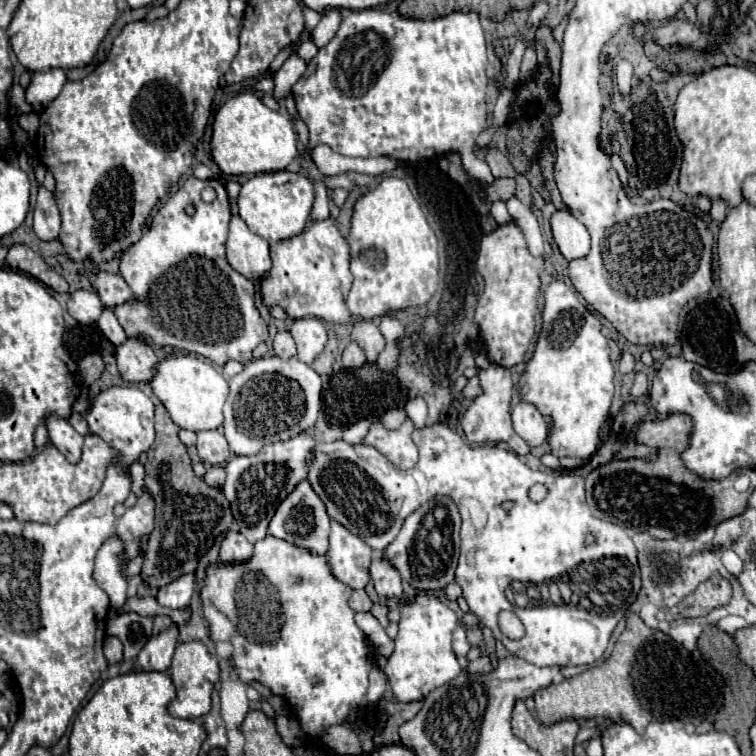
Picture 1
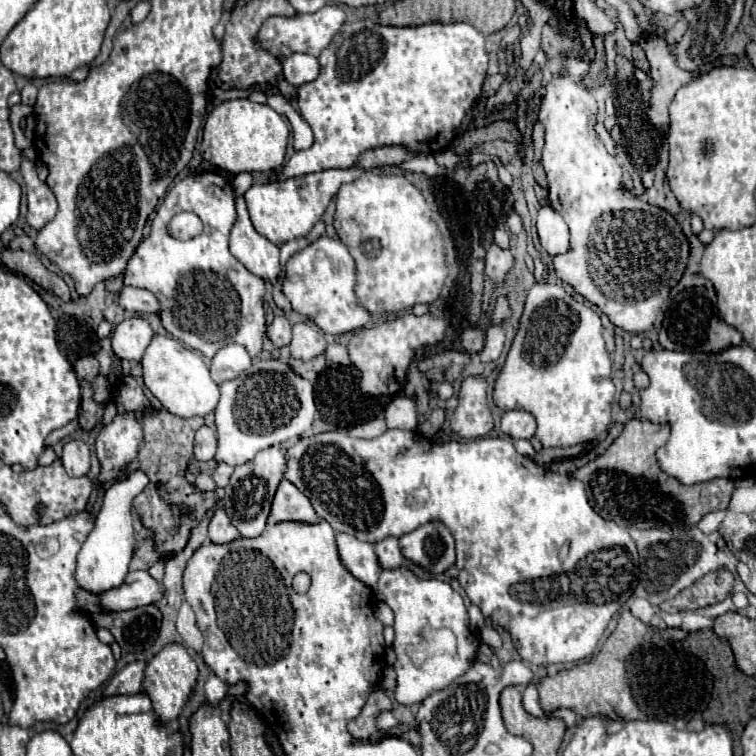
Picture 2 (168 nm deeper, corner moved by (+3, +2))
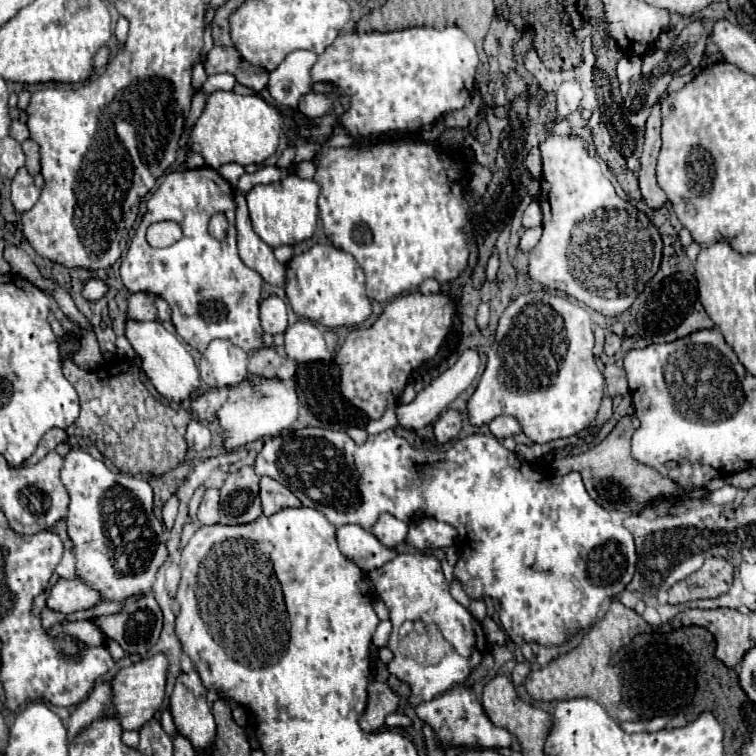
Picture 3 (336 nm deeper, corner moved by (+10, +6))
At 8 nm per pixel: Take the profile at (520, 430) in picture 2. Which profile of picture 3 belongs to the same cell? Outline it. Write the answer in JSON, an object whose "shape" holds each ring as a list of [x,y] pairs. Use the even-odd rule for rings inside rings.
{"shape":[[[502,415],[502,417],[496,417],[490,421],[490,433],[494,437],[498,437],[500,441],[506,439],[506,437],[516,437],[520,433],[520,425],[514,417],[508,417],[508,415]]]}

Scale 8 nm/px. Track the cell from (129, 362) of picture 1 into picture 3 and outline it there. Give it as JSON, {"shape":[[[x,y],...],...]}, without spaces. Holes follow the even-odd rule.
{"shape":[[[138,291],[138,293],[132,293],[130,299],[128,299],[128,317],[130,319],[136,319],[136,321],[150,321],[150,319],[156,319],[158,313],[156,313],[156,305],[154,305],[154,295],[152,293],[146,293],[146,291]]]}

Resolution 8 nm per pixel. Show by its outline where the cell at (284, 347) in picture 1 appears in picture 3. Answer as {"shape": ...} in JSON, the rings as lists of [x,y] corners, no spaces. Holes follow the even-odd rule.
{"shape":[[[270,295],[268,299],[264,299],[260,303],[260,321],[262,321],[262,329],[266,333],[270,333],[270,335],[284,333],[288,327],[286,303],[276,295]]]}

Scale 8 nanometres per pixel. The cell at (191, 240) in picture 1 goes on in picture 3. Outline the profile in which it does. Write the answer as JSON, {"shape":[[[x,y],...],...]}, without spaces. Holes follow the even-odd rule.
{"shape":[[[200,167],[200,169],[186,169],[186,171],[176,171],[166,175],[162,185],[156,189],[156,193],[148,199],[146,213],[142,217],[142,223],[138,225],[132,245],[122,259],[120,265],[120,277],[124,287],[130,293],[136,291],[150,291],[172,307],[172,323],[178,331],[178,335],[194,349],[200,353],[208,347],[210,341],[214,339],[230,339],[234,345],[244,349],[246,353],[256,351],[262,347],[262,327],[260,327],[260,317],[258,317],[258,301],[260,301],[260,291],[262,291],[262,277],[248,269],[242,259],[238,257],[236,249],[236,229],[234,229],[234,191],[232,185],[220,177],[218,171],[210,167]],[[214,213],[224,213],[228,217],[228,237],[224,241],[214,239],[208,231],[206,225]],[[156,221],[176,221],[182,227],[182,239],[176,241],[170,247],[164,249],[154,249],[146,241],[146,229],[156,223]]]}

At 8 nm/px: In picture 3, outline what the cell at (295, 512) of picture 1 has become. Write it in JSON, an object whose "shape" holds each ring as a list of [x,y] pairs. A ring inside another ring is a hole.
{"shape":[[[270,477],[260,479],[260,501],[262,501],[264,515],[274,515],[276,511],[280,511],[284,507],[302,505],[292,491],[288,491],[284,485],[280,485],[278,481],[274,481]]]}

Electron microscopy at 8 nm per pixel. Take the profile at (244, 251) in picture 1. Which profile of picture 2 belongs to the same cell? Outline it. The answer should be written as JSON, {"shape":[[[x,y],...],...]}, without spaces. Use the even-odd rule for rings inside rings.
{"shape":[[[243,197],[237,199],[237,221],[231,229],[229,249],[257,277],[275,283],[279,277],[279,247],[259,235],[247,215]]]}

